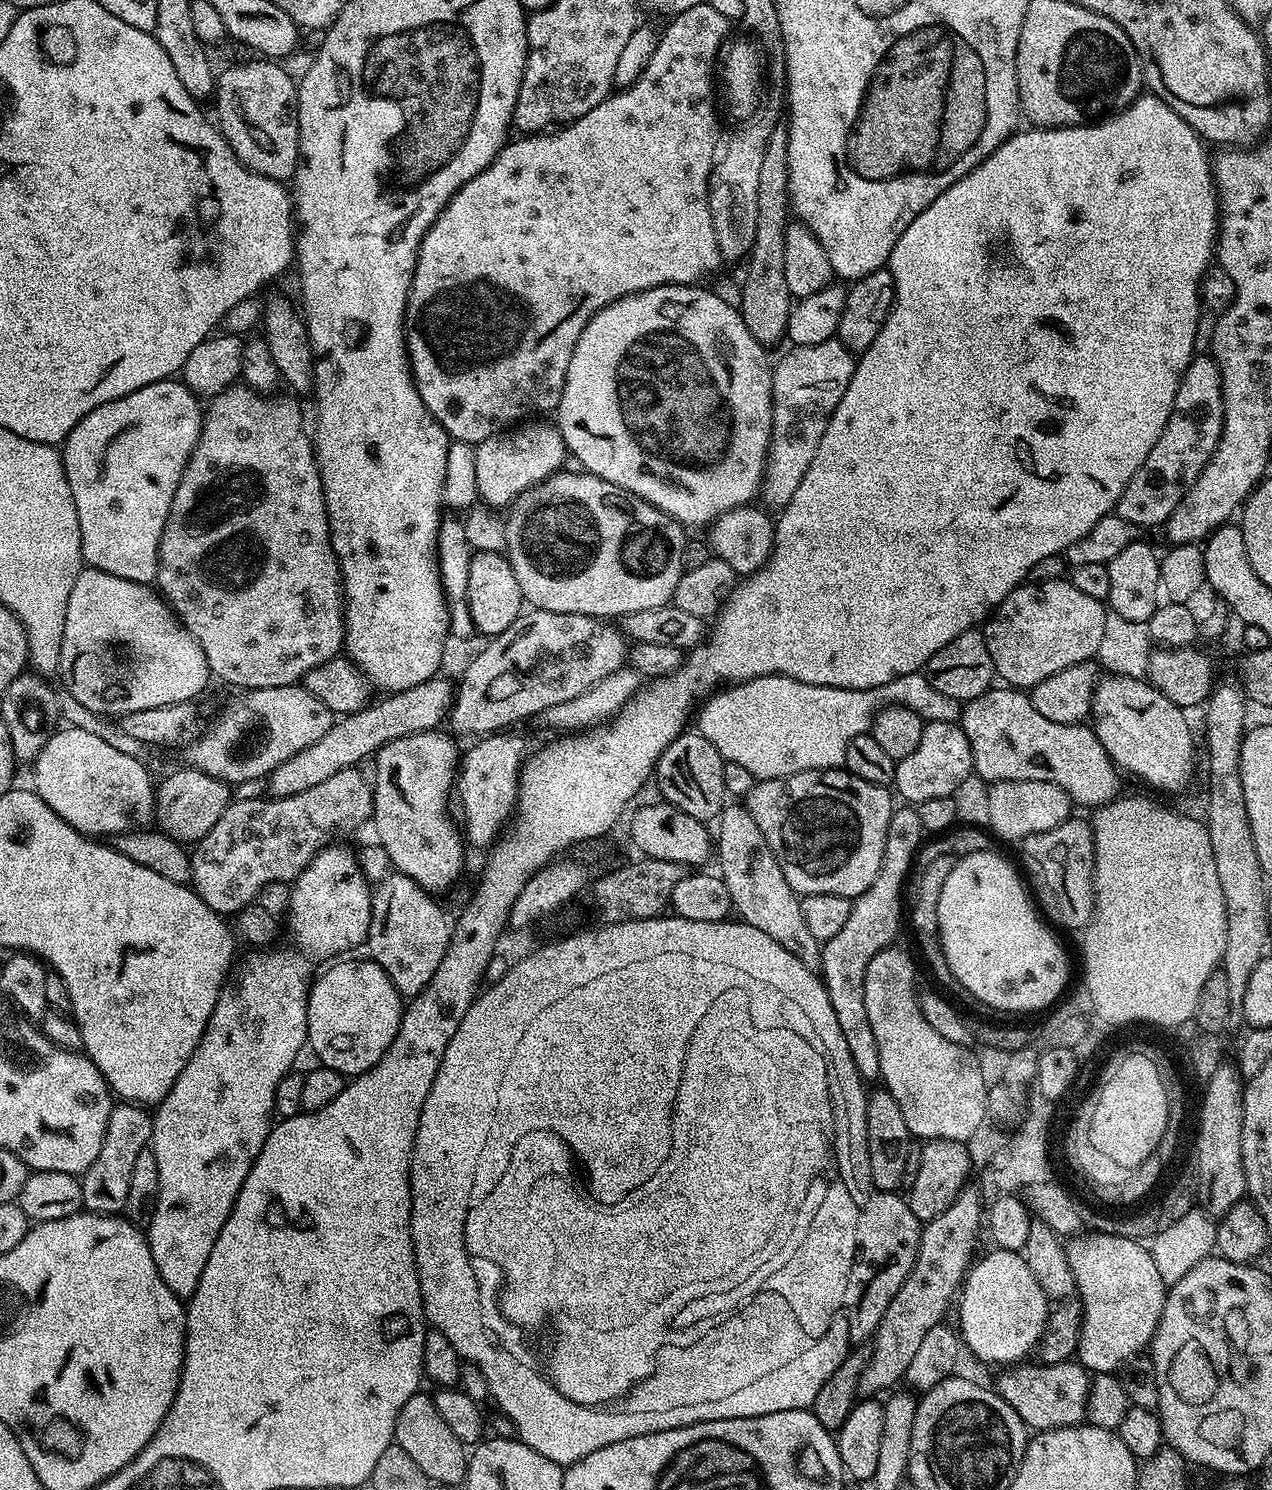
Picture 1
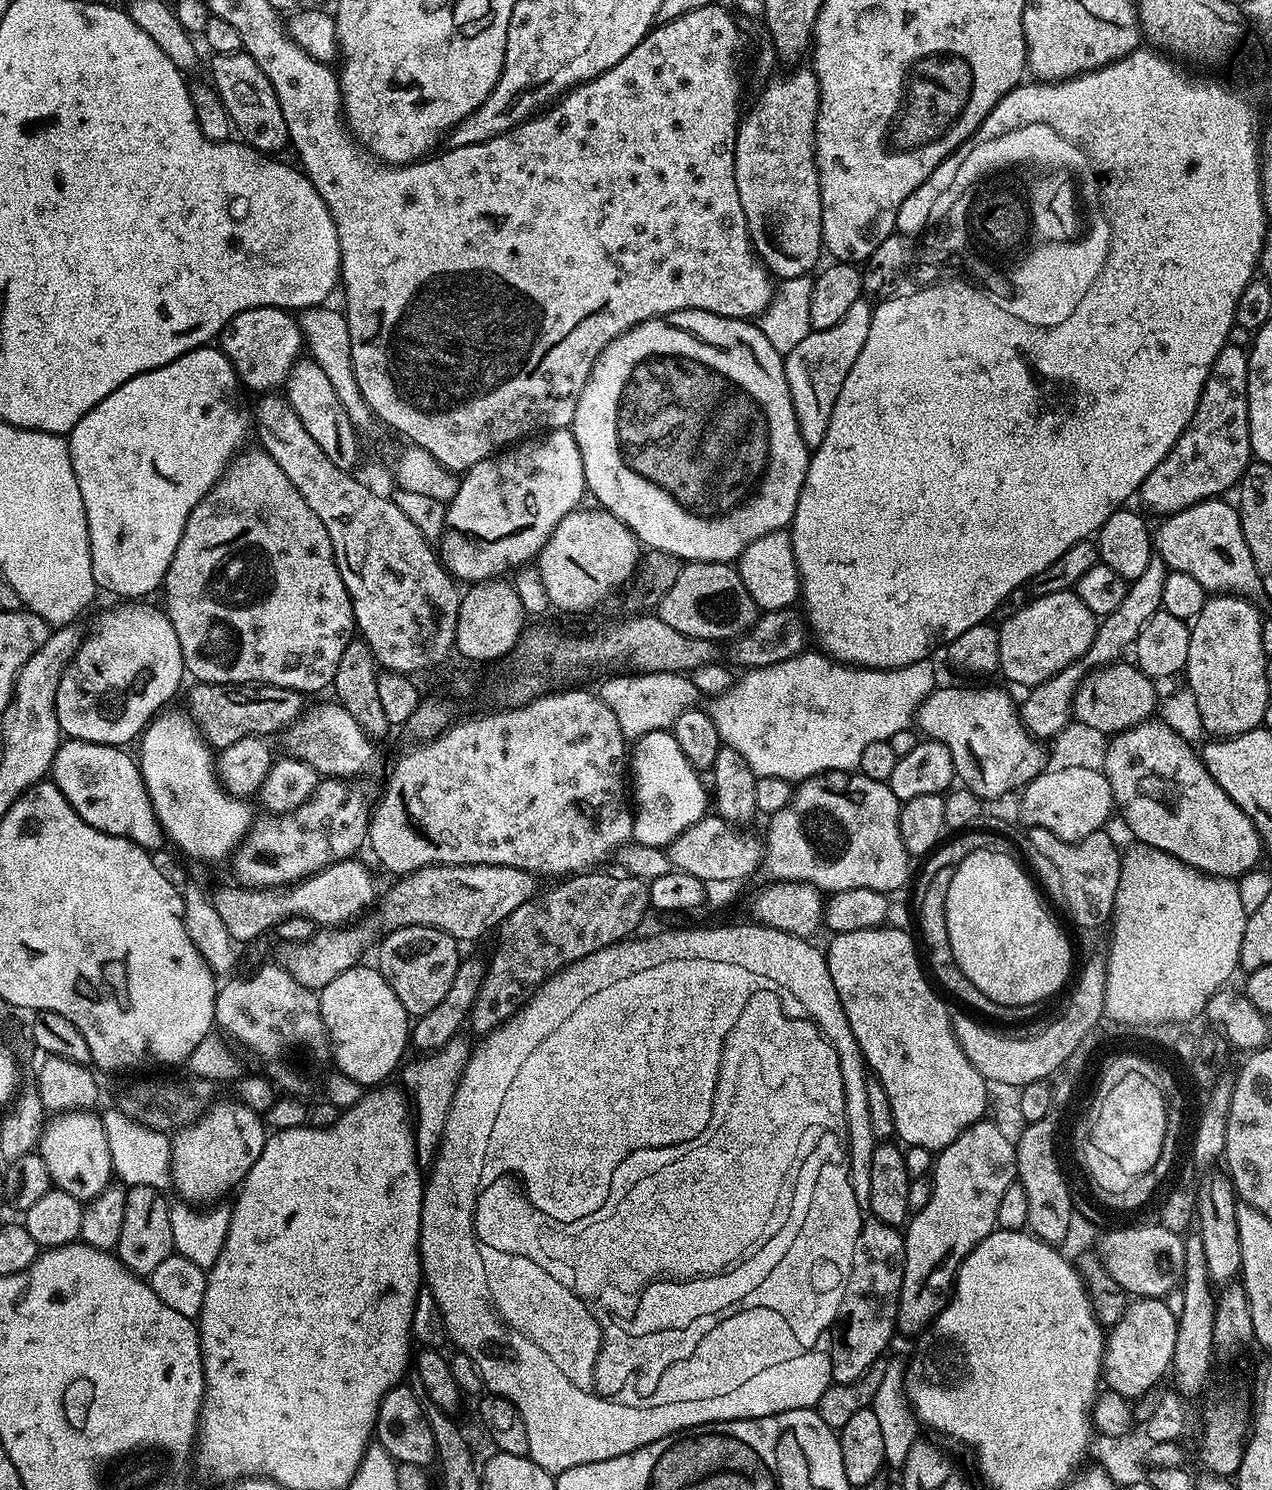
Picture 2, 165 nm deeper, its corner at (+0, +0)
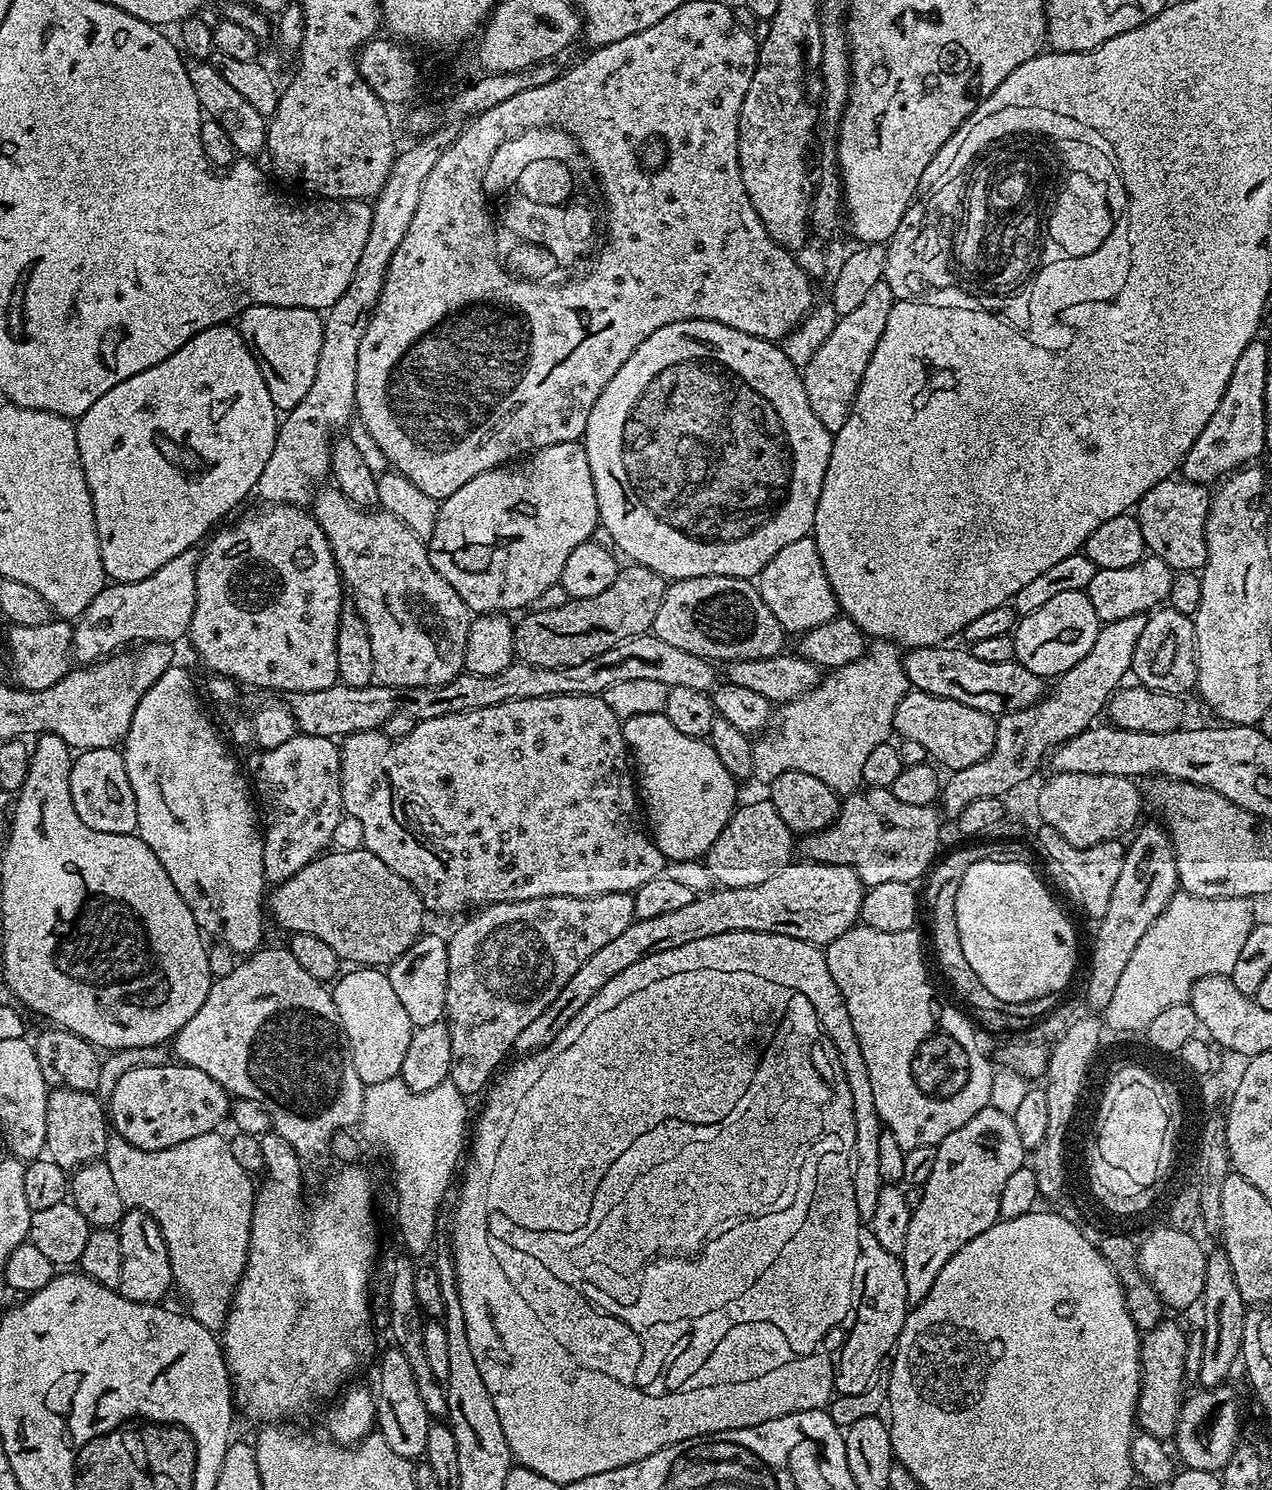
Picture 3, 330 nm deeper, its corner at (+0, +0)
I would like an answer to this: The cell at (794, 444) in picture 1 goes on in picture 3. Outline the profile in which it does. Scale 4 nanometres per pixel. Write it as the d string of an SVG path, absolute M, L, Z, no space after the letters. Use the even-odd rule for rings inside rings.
M884 279L880 280L878 286L867 292L866 298L851 314L839 317L830 336L802 368L810 408L828 432L834 434L842 430L842 426L846 426L846 418L850 418L850 410L858 394L862 374L866 374L866 366L874 354L874 346L878 346L882 330L886 330L886 318L890 318L890 310L896 301L888 283Z

